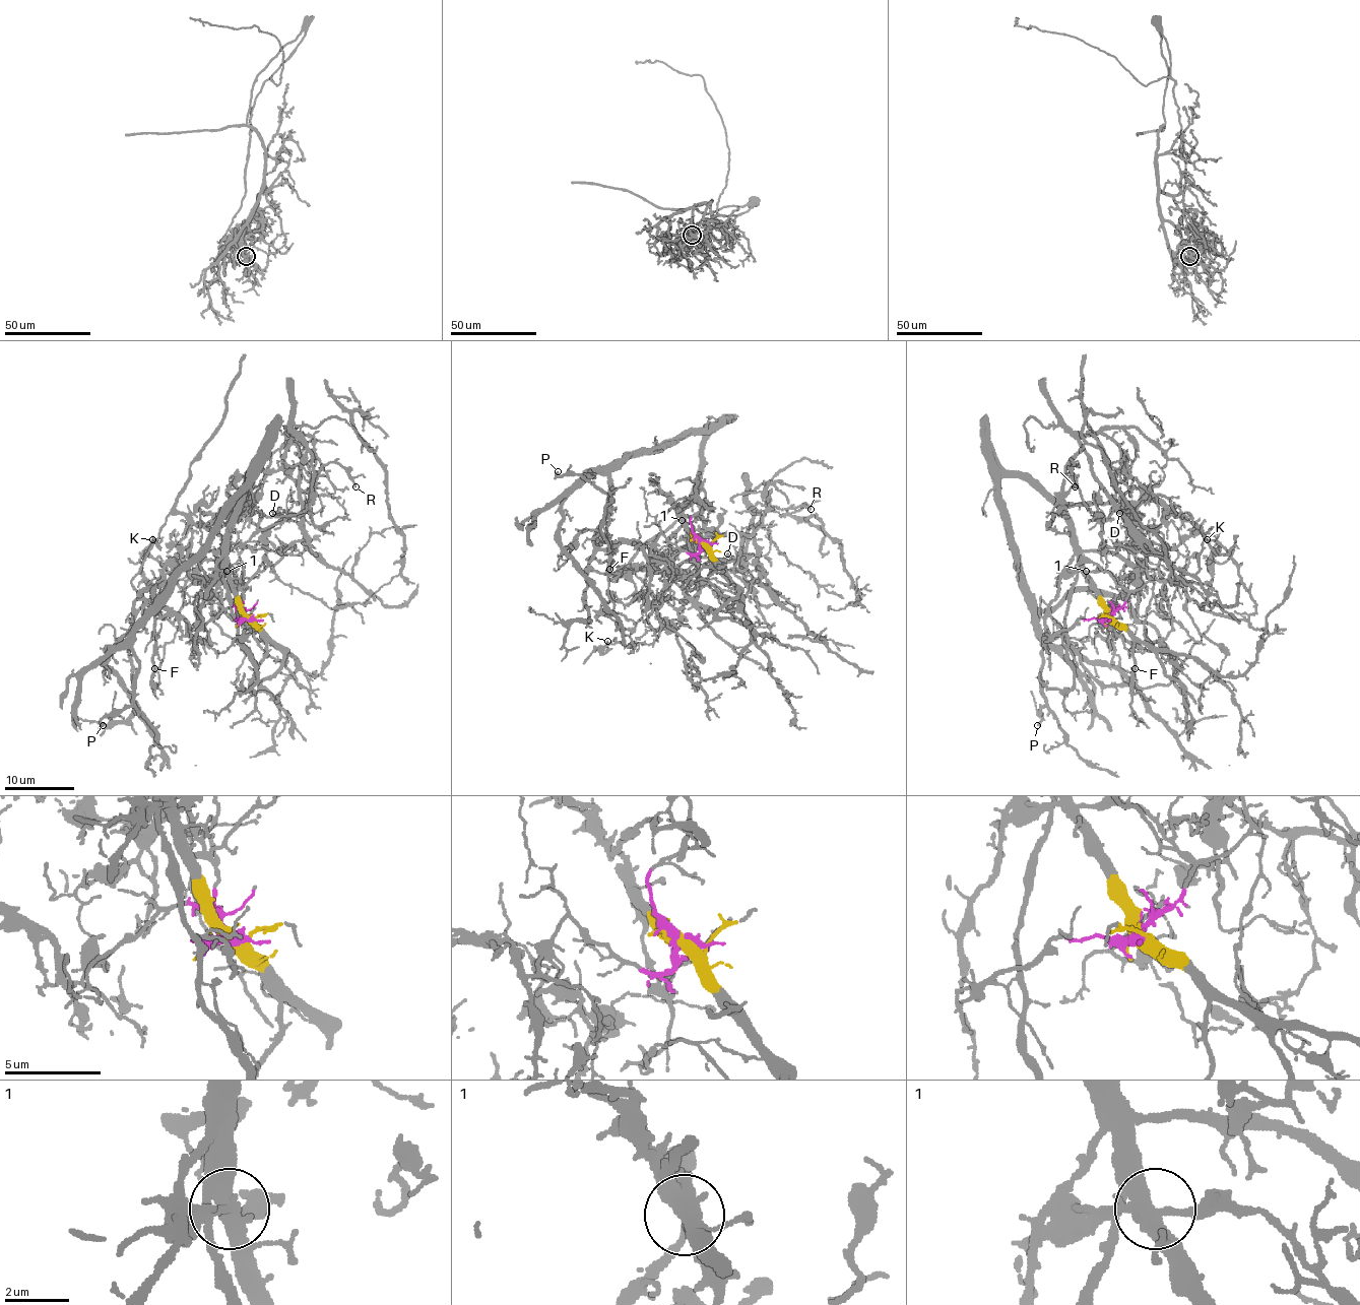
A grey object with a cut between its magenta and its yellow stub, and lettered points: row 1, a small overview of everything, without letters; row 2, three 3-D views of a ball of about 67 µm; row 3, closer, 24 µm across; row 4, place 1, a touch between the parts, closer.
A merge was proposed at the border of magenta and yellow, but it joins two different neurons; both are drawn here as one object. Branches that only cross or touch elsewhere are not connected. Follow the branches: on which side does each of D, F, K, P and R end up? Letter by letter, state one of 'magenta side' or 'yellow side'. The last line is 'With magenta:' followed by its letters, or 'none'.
D: magenta side
F: yellow side
K: magenta side
P: yellow side
R: magenta side
With magenta: D, K, R

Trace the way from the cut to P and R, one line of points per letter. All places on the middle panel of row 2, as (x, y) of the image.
P: (701, 541), (682, 522), (682, 508), (694, 491), (703, 435), (635, 452), (598, 466), (588, 478), (558, 471)
R: (701, 541), (692, 583), (654, 567), (666, 549), (699, 537), (748, 534), (774, 506), (811, 510)

